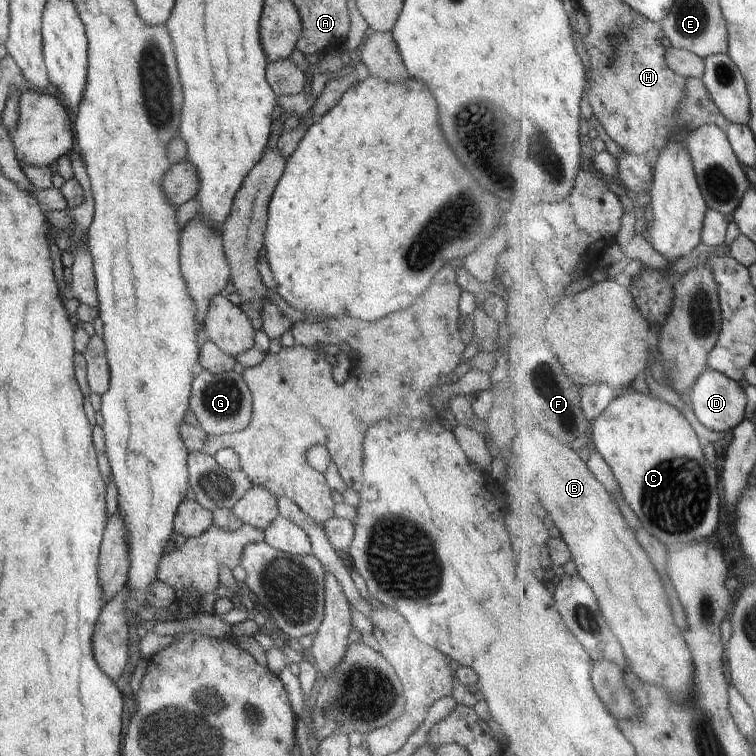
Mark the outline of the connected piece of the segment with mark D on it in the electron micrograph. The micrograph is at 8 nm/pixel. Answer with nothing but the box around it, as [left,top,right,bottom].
[688,367,748,431]

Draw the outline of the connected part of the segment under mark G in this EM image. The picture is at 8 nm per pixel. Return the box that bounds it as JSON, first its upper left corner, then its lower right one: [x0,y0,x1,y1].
[189,369,253,436]

